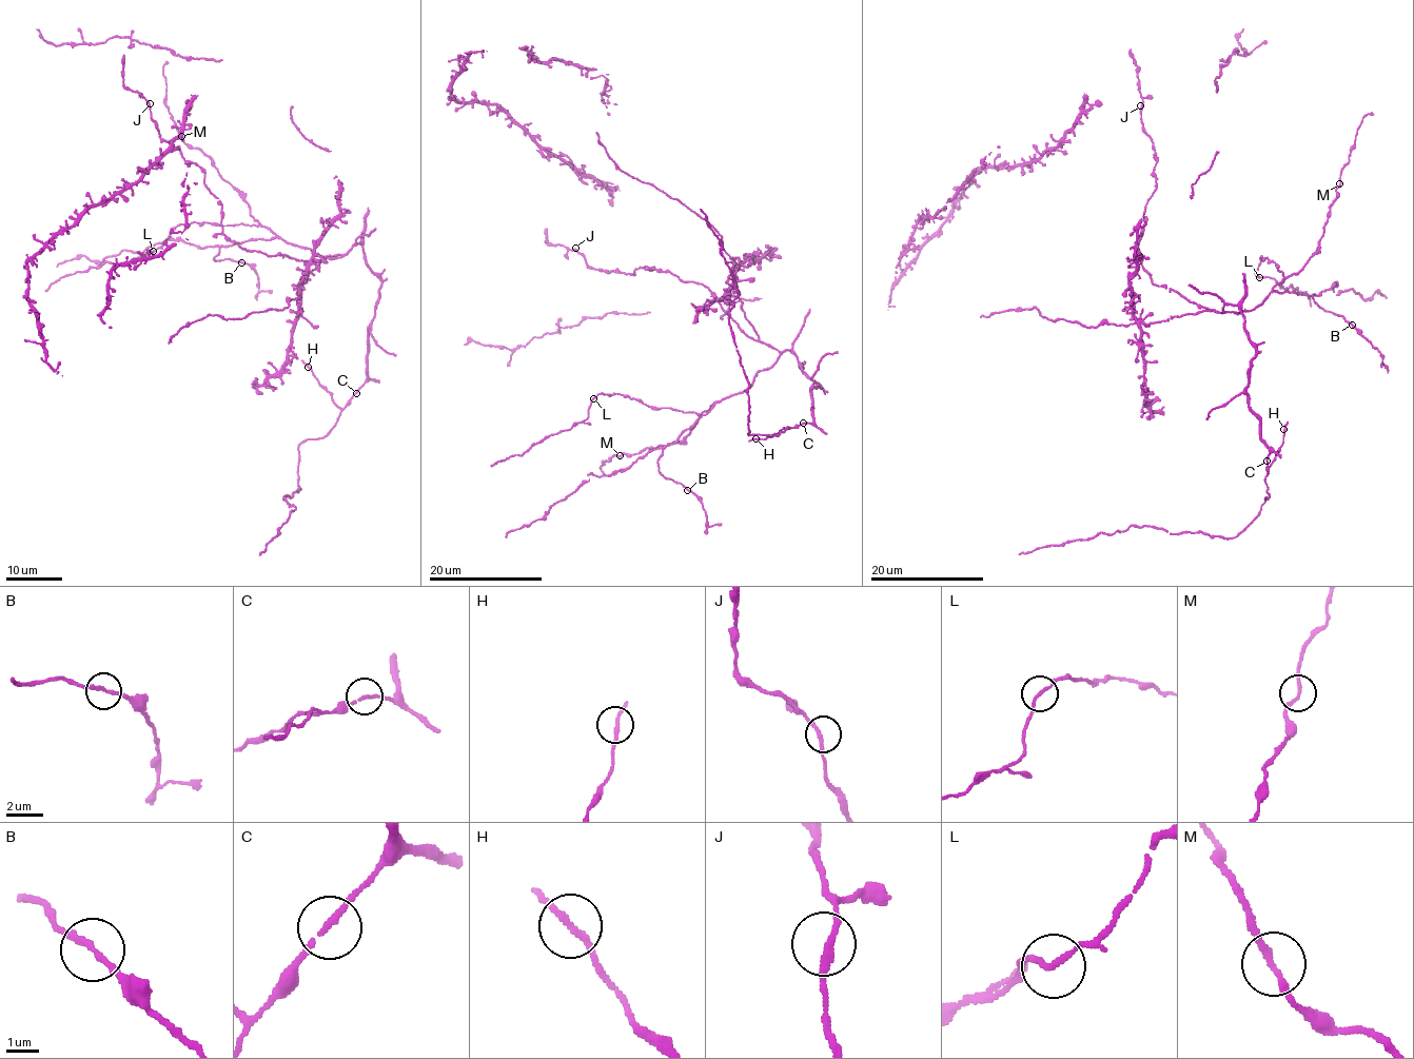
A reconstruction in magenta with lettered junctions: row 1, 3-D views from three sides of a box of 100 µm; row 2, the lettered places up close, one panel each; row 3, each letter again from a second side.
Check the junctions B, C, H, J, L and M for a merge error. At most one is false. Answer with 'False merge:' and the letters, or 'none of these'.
False merge: B

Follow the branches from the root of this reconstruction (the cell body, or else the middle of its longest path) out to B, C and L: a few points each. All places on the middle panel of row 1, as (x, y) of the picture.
B: (656, 270), (703, 283), (745, 333), (780, 353), (747, 389), (718, 400), (662, 449), (659, 470), (687, 489)
C: (656, 270), (703, 283), (745, 333), (797, 356), (806, 375), (823, 388), (810, 391), (813, 419), (803, 423)
L: (656, 270), (703, 283), (745, 333), (780, 356), (747, 389), (700, 414), (652, 409), (616, 393), (592, 398)

